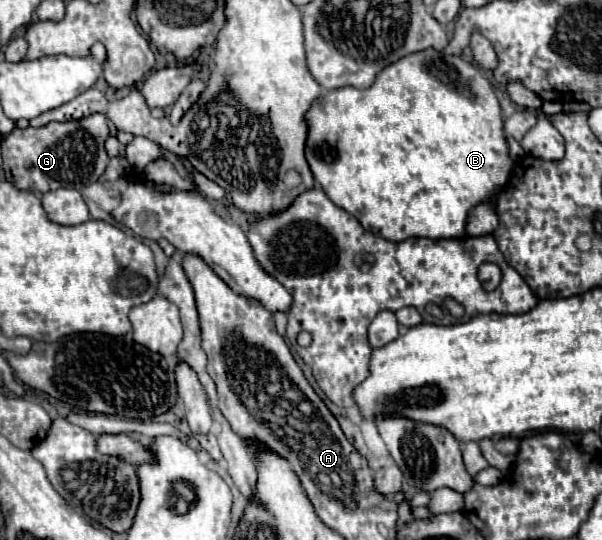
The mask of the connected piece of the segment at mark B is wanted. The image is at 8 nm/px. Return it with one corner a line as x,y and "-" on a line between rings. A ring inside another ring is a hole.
433,49
411,53
403,59
399,59
397,63
391,63
377,75
377,81
367,89
341,87
341,89
333,89
333,91
325,93
309,109
307,121
309,121
309,137
307,137
305,155
307,155
307,161
313,171
315,181
323,187
323,191
335,205
349,211
351,215
359,213
359,223
367,231
371,231
383,239
389,239
389,241
405,241
411,237
429,237
429,239
465,237
469,211
475,209
477,205
489,201
491,197
497,197
501,193
501,189
507,185
511,169
513,169
513,159
509,157
509,145
507,145
507,139
503,133
503,111
501,111
501,105
493,93
491,83
483,77
483,73
473,63
467,63
463,57
437,53
437,59
435,59

